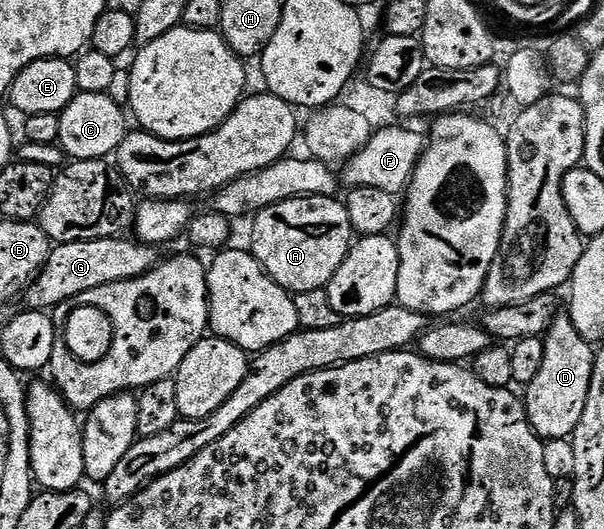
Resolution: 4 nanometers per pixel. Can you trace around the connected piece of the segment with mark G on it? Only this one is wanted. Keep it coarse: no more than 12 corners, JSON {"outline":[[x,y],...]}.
{"outline":[[122,236],[54,244],[24,293],[53,310],[134,280],[157,247]]}

